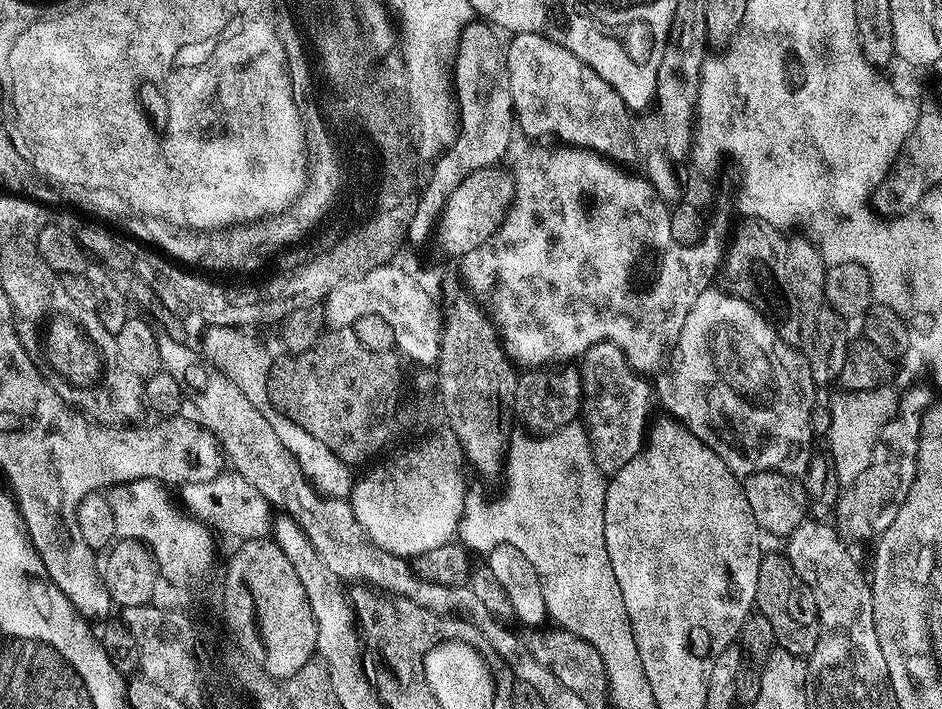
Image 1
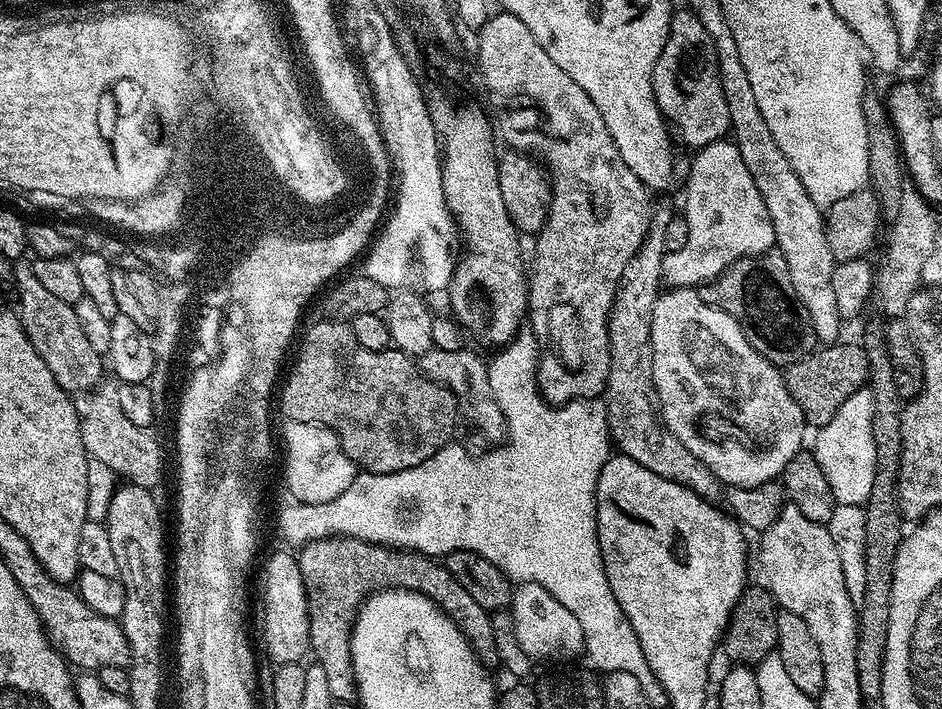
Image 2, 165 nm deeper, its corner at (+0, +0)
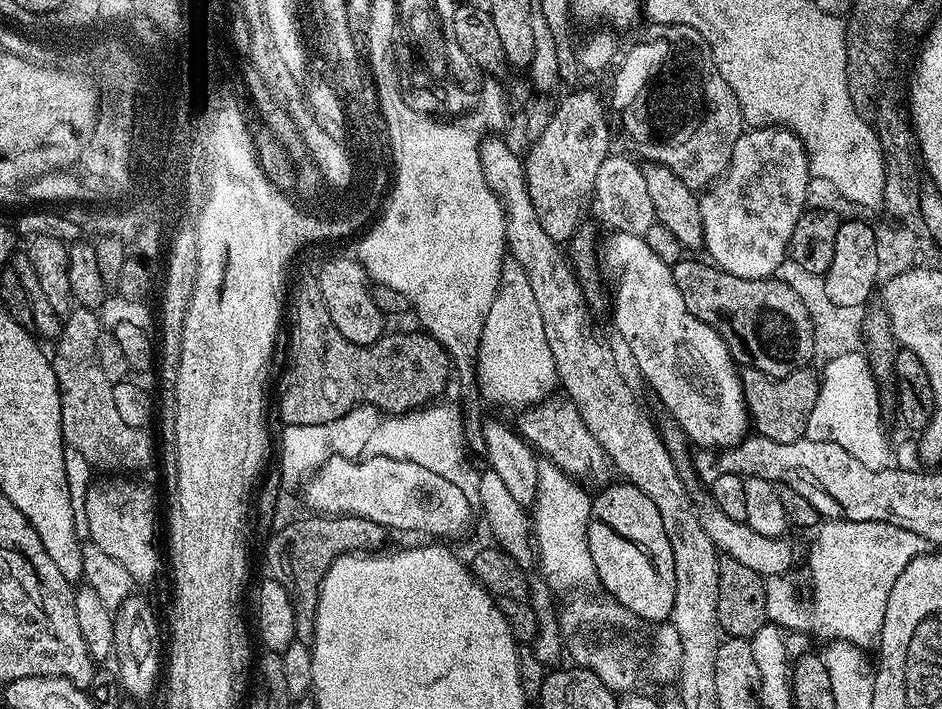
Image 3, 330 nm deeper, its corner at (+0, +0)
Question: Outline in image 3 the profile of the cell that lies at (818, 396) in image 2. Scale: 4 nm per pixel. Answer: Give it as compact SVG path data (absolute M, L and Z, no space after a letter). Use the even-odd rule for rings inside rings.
M744 366L739 369L750 424L759 435L782 443L794 442L805 437L804 431L808 425L810 410L814 410L814 402L820 389L817 373L812 373L810 369L811 367L805 366L796 372L775 378L767 376L757 368Z

